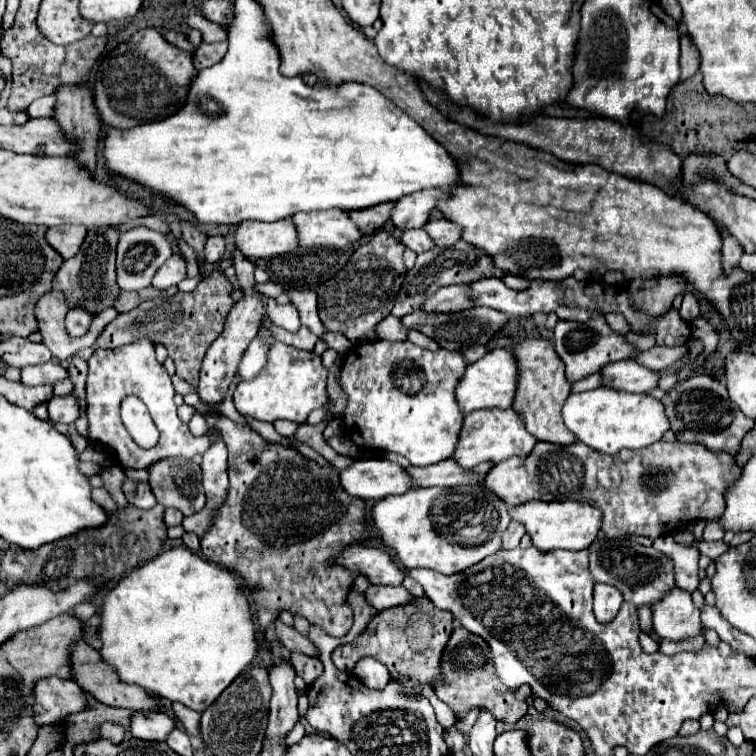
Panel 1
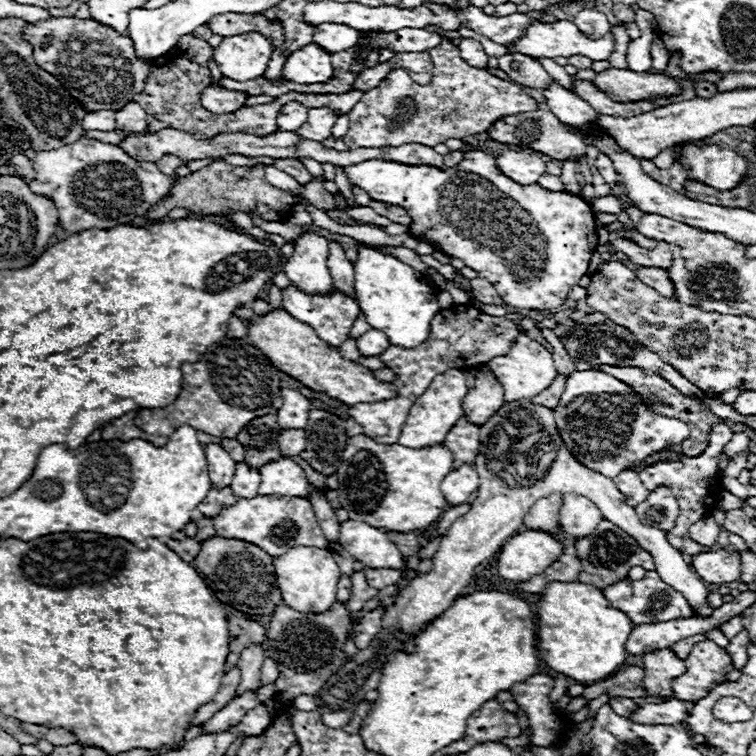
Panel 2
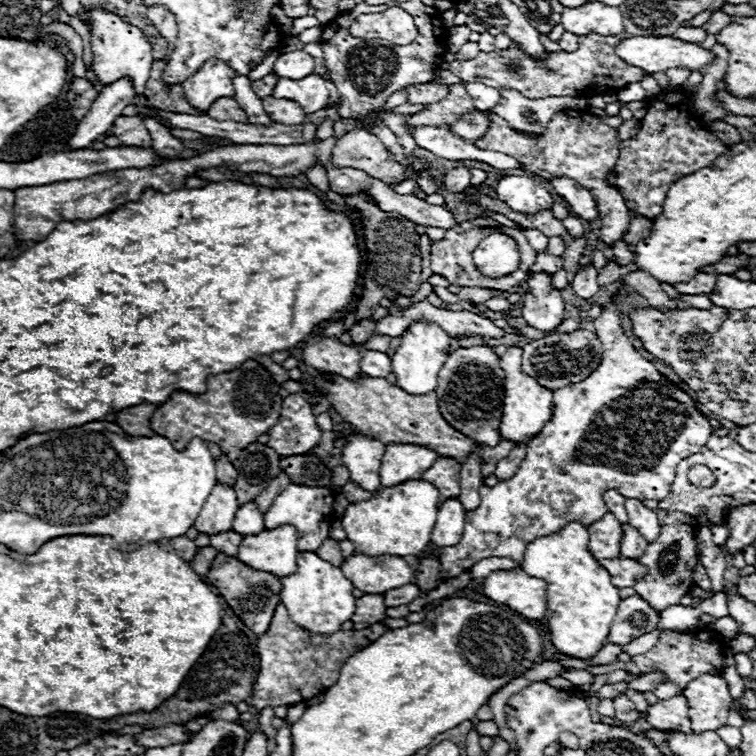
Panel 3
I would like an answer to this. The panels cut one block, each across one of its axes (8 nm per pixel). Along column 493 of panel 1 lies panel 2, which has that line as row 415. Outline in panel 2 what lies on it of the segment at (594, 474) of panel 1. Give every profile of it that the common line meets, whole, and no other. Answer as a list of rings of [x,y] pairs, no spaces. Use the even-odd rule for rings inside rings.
[[[488,366],[480,368],[476,372],[474,390],[470,390],[464,398],[464,414],[476,424],[484,424],[484,420],[488,420],[488,416],[494,416],[502,404],[502,386],[496,382],[496,376]]]

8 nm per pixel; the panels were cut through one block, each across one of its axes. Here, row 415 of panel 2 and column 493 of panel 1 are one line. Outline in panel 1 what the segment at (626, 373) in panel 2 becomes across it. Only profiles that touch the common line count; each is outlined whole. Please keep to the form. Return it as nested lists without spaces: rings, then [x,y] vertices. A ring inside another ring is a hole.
[[[462,626],[454,628],[454,632],[452,632],[452,636],[450,636],[446,648],[444,648],[442,662],[444,664],[440,666],[440,676],[432,682],[434,684],[432,688],[436,690],[438,698],[442,702],[446,702],[460,720],[474,706],[488,708],[498,720],[506,720],[506,722],[516,722],[516,720],[520,720],[526,714],[526,710],[528,710],[526,698],[530,696],[530,688],[528,686],[520,686],[518,690],[508,690],[500,682],[500,678],[496,676],[494,660],[492,660],[492,654],[490,654],[490,646],[480,636],[468,632]]]

